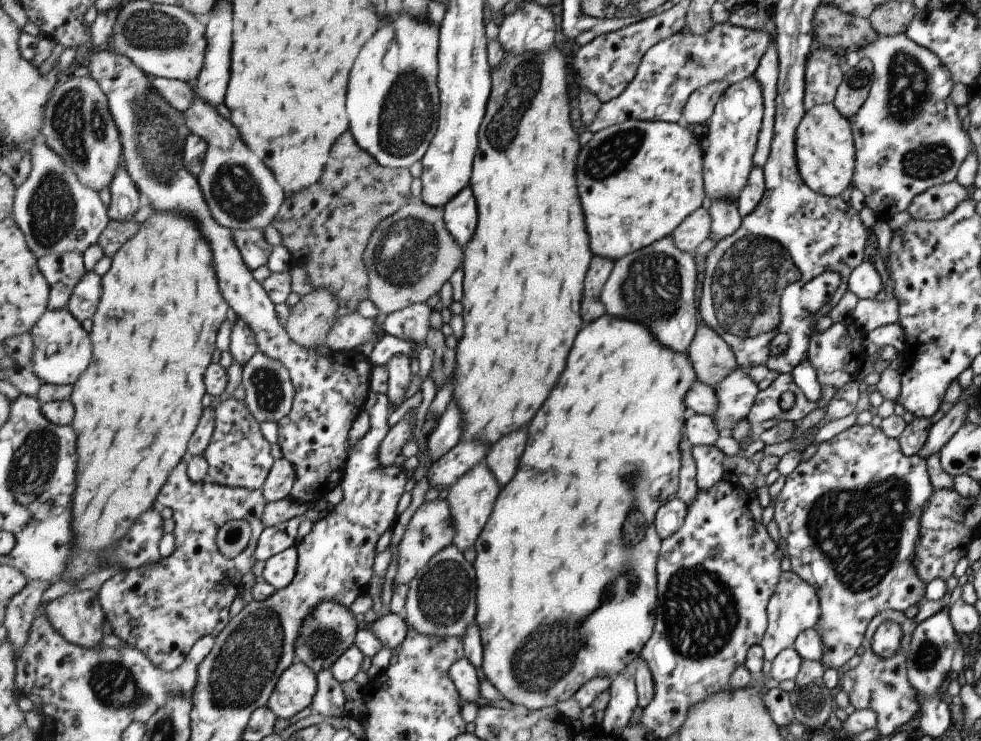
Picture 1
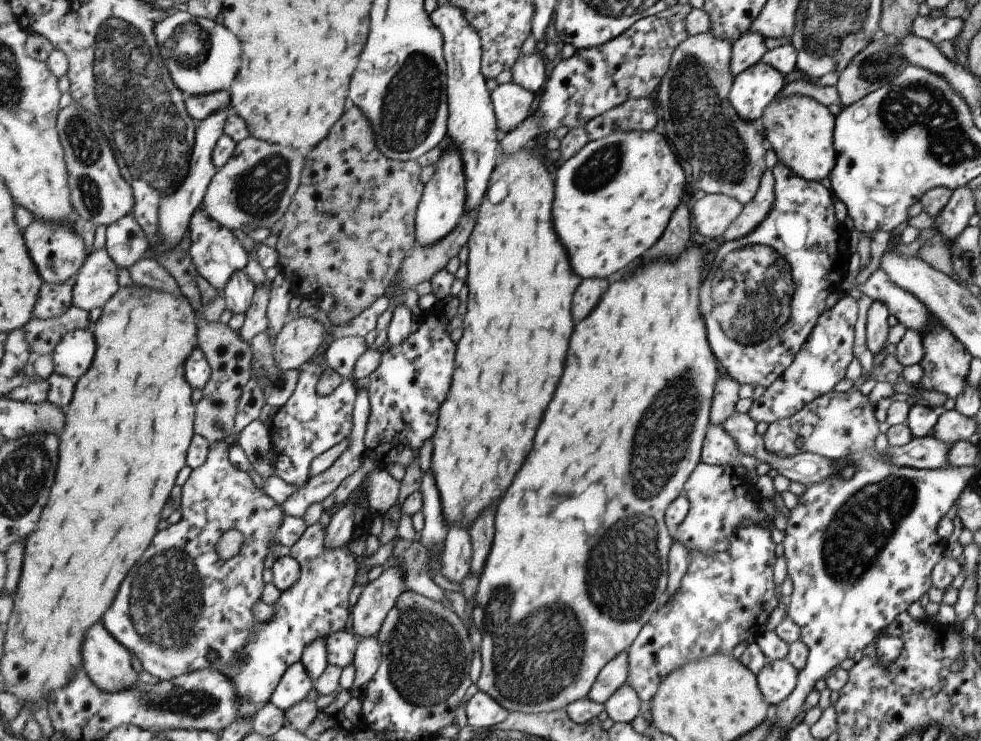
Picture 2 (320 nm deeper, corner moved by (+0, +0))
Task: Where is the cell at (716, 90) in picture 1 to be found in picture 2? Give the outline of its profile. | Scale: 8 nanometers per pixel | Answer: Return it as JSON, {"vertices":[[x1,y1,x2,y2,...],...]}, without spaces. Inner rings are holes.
{"vertices":[[747,32,731,44,730,73,733,78,760,60,766,51,764,39,759,33]]}

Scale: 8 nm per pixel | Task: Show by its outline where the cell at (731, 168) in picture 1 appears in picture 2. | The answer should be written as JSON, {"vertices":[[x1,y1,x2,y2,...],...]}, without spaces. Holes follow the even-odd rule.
{"vertices":[[757,61,735,76,729,93,730,103,742,119,759,120,784,85,780,71,769,63]]}

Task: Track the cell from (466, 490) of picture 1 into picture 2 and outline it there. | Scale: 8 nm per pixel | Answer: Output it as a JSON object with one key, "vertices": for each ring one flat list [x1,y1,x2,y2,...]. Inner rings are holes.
{"vertices":[[453,525,448,532,445,546,442,550,442,574,451,582,463,586,472,570,474,546,472,543,471,527]]}

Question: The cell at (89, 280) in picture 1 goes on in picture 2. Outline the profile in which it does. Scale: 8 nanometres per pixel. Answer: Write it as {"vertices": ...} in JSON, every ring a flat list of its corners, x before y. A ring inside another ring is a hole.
{"vertices":[[107,248,92,252,76,275,74,306,93,311,103,308,119,292,119,267,108,254]]}

